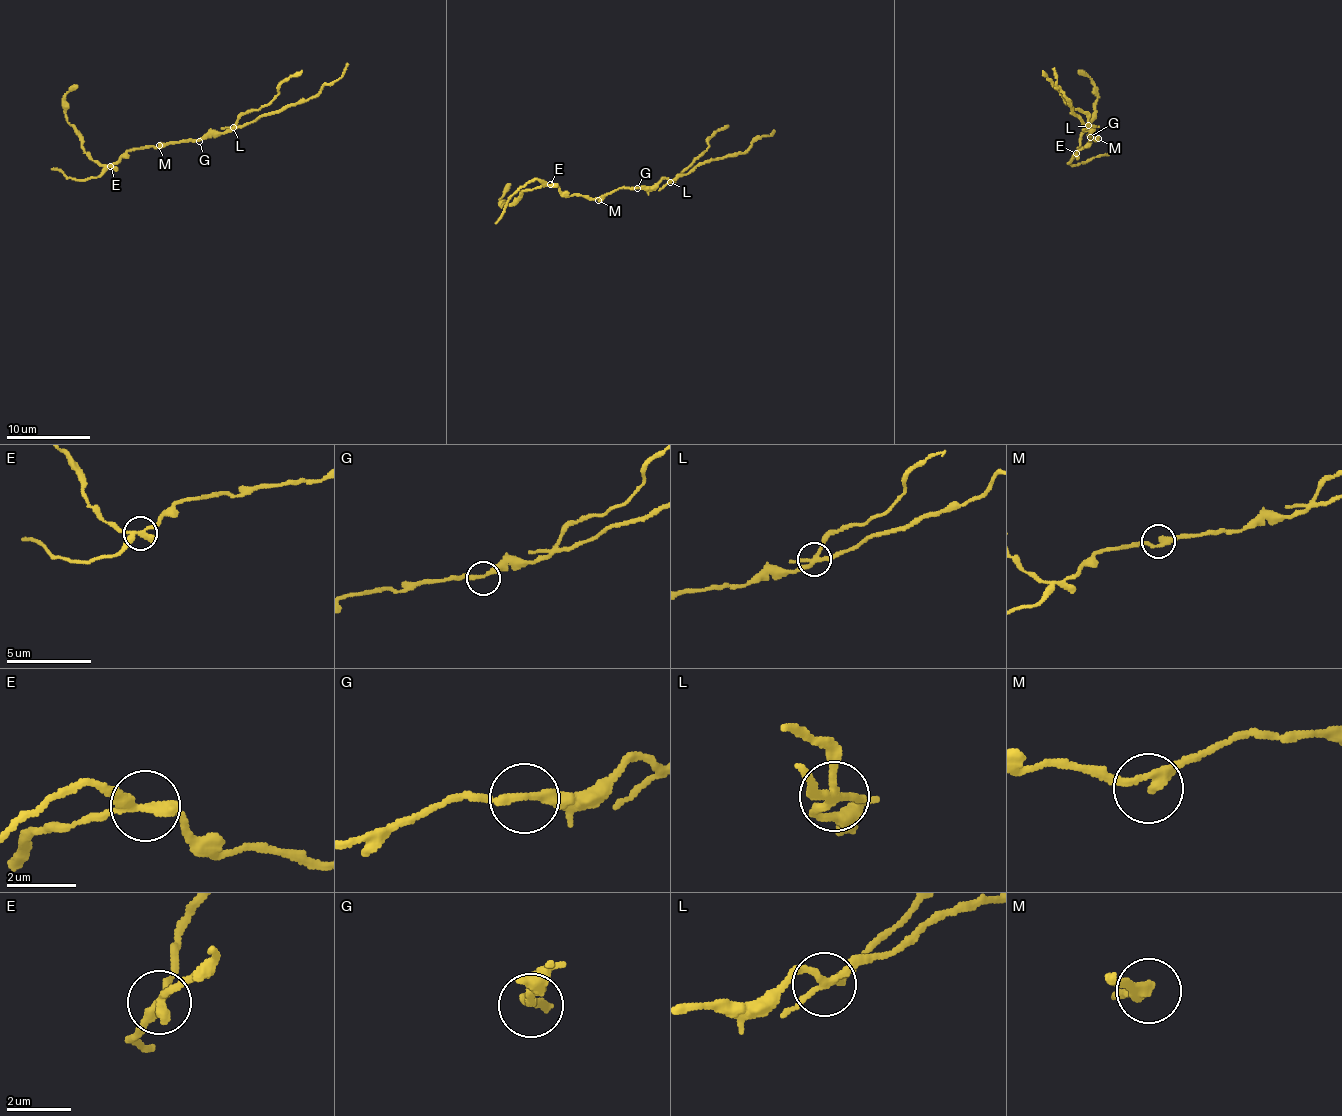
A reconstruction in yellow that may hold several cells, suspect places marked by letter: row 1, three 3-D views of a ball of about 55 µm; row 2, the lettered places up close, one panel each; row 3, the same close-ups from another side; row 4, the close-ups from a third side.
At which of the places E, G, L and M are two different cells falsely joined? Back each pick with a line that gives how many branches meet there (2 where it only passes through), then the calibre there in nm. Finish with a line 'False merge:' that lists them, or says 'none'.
E: branches 3; calibre 280 nm
L: branches 4; calibre 240 nm
False merge: E, L

